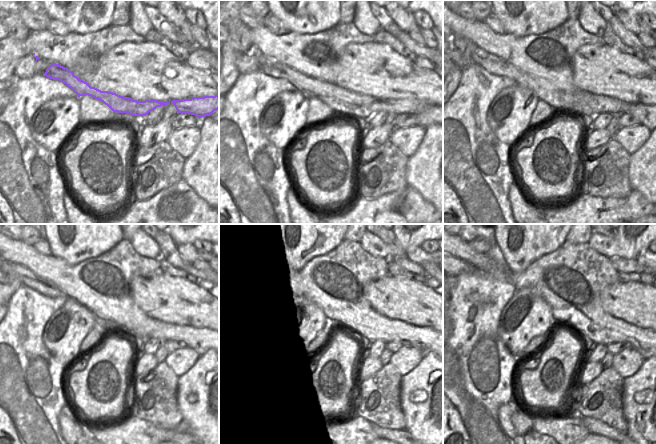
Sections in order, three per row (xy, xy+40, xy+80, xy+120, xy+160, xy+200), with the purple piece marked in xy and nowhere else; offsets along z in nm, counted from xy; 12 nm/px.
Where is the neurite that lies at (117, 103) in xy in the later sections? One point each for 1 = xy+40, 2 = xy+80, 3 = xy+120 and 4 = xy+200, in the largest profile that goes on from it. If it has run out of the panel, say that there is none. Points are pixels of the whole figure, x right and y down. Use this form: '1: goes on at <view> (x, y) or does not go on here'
1: goes on at xy+40 (343, 101)
2: goes on at xy+80 (583, 103)
3: goes on at xy+120 (40, 284)
4: goes on at xy+200 (463, 266)

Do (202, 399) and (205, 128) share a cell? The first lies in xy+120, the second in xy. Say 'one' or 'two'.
one

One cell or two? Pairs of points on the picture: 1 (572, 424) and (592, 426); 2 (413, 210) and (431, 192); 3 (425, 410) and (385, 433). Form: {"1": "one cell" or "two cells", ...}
{"1": "two cells", "2": "two cells", "3": "two cells"}

